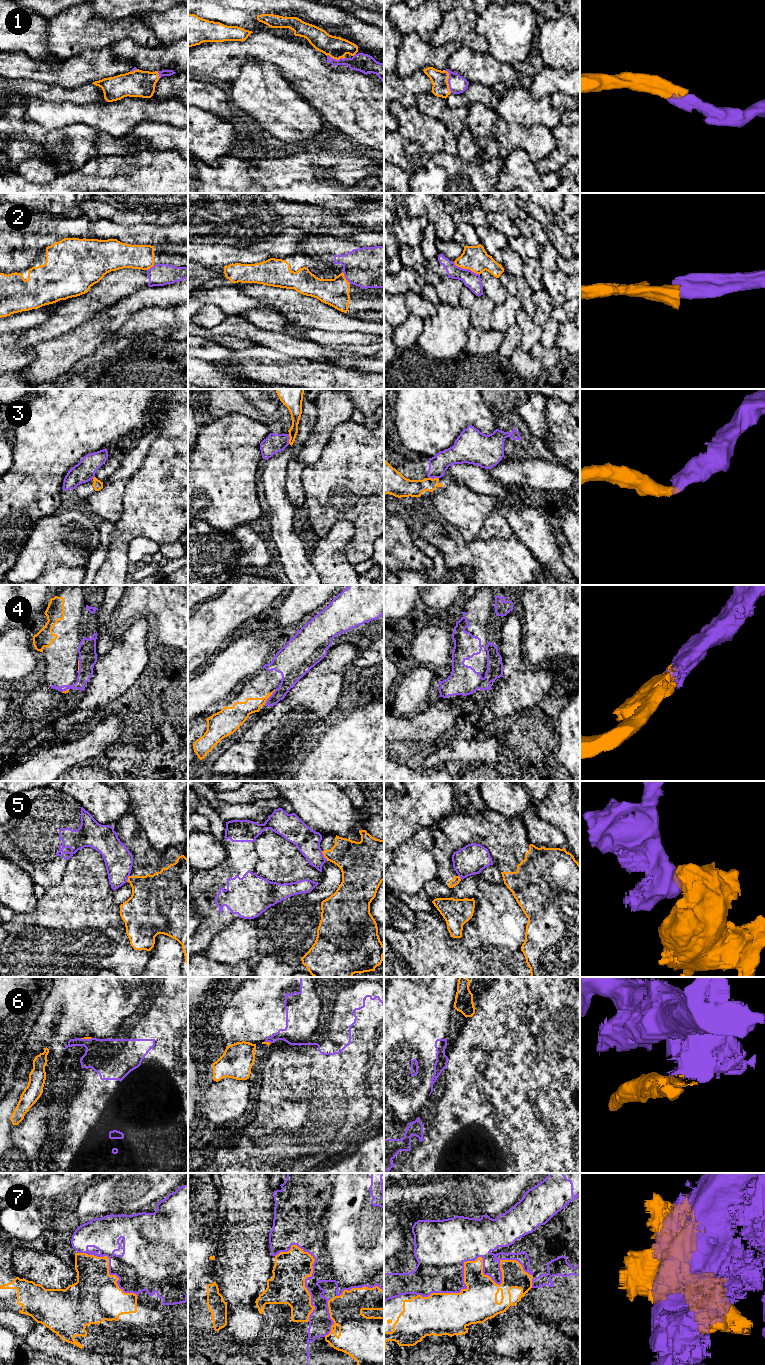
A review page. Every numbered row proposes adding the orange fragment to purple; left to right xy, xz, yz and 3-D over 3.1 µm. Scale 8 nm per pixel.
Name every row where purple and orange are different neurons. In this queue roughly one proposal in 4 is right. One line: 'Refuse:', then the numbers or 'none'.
Refuse: 2, 3, 5, 6, 7

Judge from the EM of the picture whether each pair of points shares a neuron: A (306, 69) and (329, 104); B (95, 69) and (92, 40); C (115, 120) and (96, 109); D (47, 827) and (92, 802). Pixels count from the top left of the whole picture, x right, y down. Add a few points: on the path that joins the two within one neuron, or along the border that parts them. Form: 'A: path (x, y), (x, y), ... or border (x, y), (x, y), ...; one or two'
A: path (315, 78), (329, 92), (329, 95); one
B: border (108, 47), (102, 50), (84, 50), (71, 57); two
C: path (110, 117), (105, 117), (101, 114); one
D: border (82, 806), (100, 823); two

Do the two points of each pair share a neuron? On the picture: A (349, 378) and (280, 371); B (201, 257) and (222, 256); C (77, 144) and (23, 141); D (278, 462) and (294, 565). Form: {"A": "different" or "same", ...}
{"A": "same", "B": "same", "C": "same", "D": "same"}

